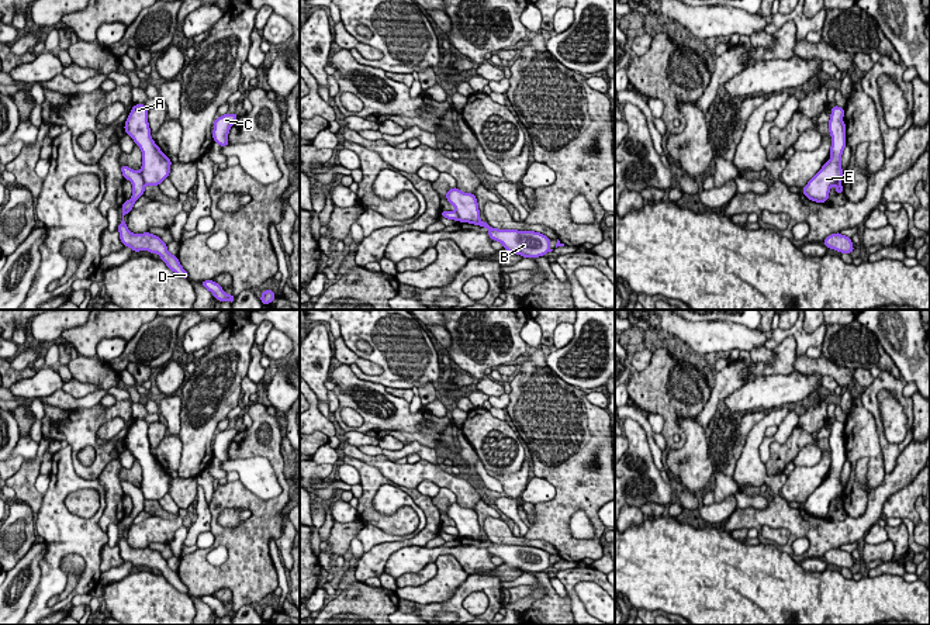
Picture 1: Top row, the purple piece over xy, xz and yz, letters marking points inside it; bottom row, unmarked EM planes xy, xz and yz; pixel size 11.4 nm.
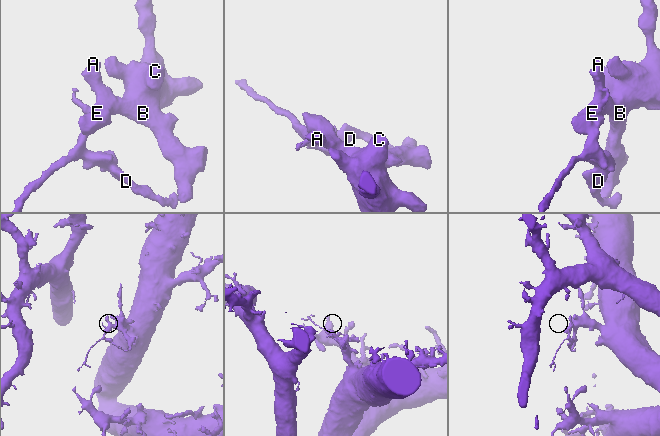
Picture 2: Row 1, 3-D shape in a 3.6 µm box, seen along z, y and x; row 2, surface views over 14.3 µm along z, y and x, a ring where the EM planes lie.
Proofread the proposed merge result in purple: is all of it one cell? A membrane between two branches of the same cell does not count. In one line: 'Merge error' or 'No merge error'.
No merge error

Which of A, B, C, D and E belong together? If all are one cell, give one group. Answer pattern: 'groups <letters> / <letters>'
groups A B C D E

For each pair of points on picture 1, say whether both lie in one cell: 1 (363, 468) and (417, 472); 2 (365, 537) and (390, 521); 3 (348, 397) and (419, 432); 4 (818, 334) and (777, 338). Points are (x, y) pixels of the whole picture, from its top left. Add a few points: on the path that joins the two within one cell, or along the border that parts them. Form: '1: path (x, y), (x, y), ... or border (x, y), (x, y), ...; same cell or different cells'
1: border (346, 456), (353, 456), (373, 465), (396, 484); different cells
2: border (363, 524), (372, 524), (391, 534), (411, 534); different cells
3: path (366, 397), (387, 418), (401, 418); same cell
4: path (808, 337), (802, 337), (798, 332), (787, 332); same cell

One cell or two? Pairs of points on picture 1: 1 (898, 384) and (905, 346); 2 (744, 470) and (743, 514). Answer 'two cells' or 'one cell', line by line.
1: two cells
2: one cell

